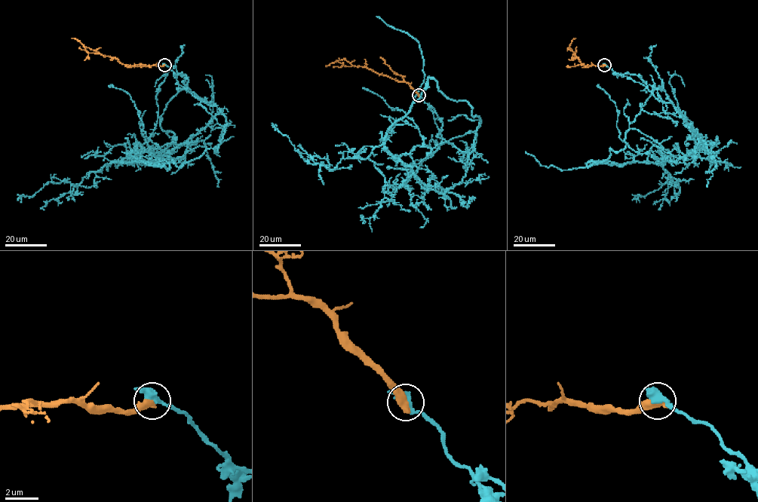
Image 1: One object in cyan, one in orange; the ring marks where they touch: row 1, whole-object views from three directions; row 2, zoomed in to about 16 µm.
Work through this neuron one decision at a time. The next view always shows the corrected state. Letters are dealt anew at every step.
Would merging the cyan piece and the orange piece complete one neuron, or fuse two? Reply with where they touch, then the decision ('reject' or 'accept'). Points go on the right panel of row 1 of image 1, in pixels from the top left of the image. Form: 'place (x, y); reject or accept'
place (604, 65); reject

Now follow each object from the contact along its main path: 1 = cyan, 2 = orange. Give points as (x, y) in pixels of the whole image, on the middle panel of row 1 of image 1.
1: (418, 95), (467, 165), (461, 182), (440, 193), (382, 145), (364, 146), (332, 169), (308, 163), (271, 123)
2: (418, 95), (405, 82), (398, 82), (368, 68), (354, 66), (344, 59), (325, 66)

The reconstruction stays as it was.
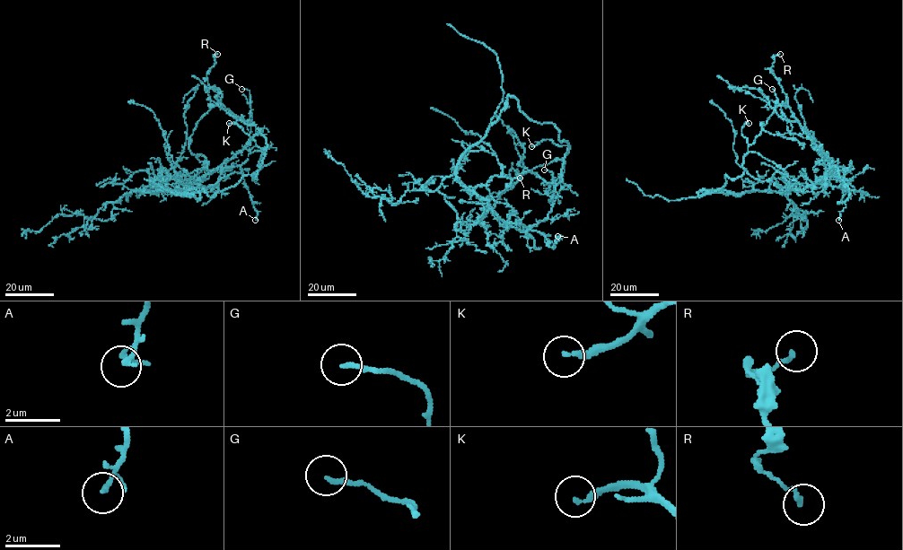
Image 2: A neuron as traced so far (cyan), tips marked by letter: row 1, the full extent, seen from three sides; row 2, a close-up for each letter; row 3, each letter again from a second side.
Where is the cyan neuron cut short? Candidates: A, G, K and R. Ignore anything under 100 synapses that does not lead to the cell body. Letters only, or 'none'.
K

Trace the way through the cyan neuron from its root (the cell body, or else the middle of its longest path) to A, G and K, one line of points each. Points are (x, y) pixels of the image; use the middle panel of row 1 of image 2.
A: (478, 196), (485, 197), (490, 207), (509, 224), (522, 231), (539, 231), (549, 246), (556, 243), (557, 236)
G: (478, 196), (485, 197), (509, 224), (525, 231), (544, 221), (552, 207), (547, 189), (553, 174), (544, 170)
K: (478, 196), (486, 211), (483, 205), (519, 174), (561, 182), (567, 146), (547, 139), (531, 146)

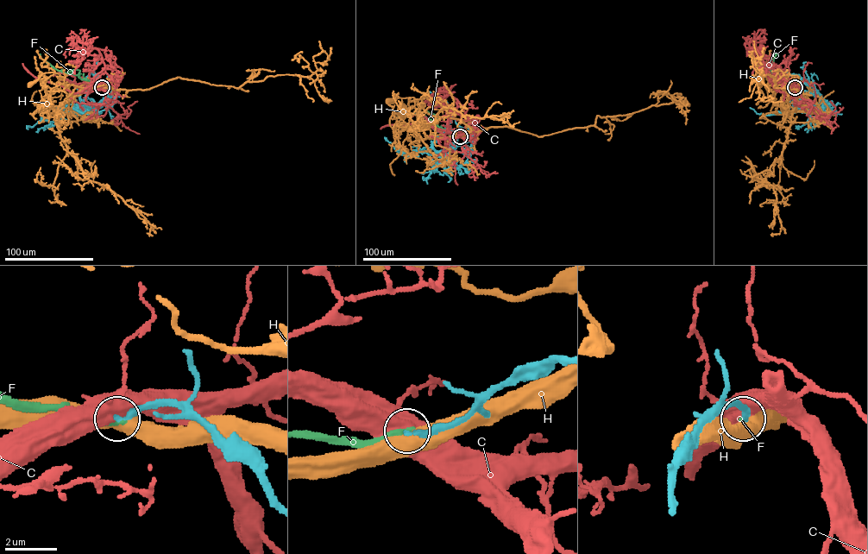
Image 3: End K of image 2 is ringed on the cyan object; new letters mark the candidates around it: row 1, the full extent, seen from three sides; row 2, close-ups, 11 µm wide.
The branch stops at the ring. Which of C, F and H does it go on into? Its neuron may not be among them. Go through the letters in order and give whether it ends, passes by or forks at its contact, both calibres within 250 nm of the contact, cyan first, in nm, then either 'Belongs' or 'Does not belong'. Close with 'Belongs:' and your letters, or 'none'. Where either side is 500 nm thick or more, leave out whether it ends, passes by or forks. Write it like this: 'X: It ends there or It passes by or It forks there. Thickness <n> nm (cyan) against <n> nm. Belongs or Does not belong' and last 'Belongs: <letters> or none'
C: Thickness 300 nm (cyan) against 900 nm. Does not belong
F: It ends there. Thickness 200 nm (cyan) against 260 nm. Belongs
H: Thickness 240 nm (cyan) against 550 nm. Does not belong
Belongs: F

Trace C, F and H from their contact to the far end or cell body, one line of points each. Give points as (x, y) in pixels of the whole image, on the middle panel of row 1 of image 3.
C: (461, 136), (448, 129), (449, 114), (462, 105), (448, 89), (440, 88), (437, 99), (427, 109)
F: (460, 136), (449, 135), (423, 115), (404, 114), (397, 117)
H: (461, 136), (429, 138), (430, 130), (424, 122), (414, 98), (396, 97), (388, 101)

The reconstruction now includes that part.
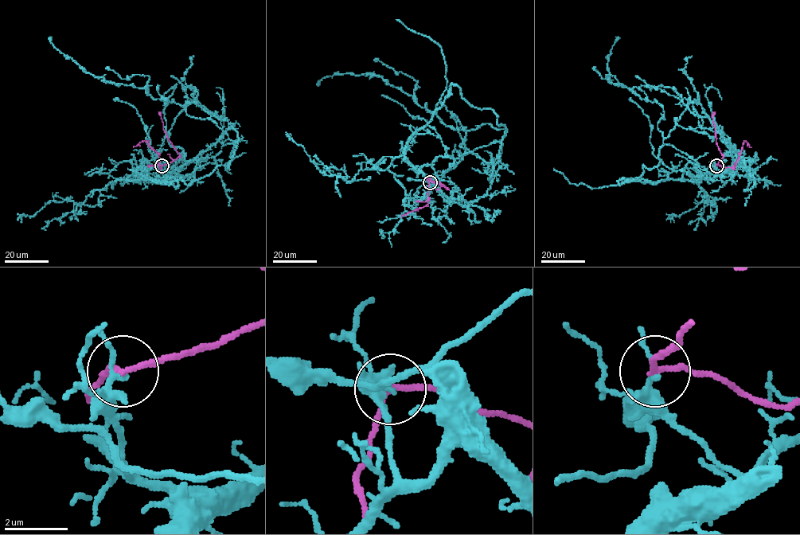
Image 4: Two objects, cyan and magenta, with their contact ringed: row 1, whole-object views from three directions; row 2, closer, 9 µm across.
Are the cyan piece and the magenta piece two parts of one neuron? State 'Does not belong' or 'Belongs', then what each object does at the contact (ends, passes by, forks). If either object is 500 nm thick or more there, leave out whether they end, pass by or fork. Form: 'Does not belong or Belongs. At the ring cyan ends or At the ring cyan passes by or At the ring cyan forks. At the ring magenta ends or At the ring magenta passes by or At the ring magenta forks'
Does not belong. At the ring cyan forks. At the ring magenta passes by

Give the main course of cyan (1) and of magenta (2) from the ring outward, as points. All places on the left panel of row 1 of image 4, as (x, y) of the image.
1: (161, 165), (185, 177), (208, 163), (227, 164), (236, 143), (209, 118), (87, 73), (49, 37)
2: (161, 165), (173, 162), (179, 154), (169, 141), (158, 112)

